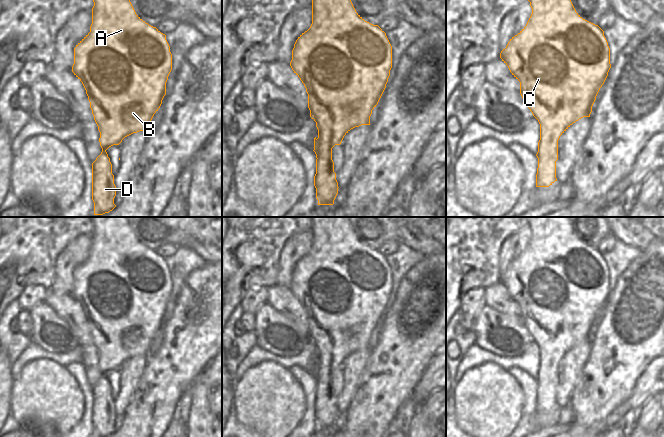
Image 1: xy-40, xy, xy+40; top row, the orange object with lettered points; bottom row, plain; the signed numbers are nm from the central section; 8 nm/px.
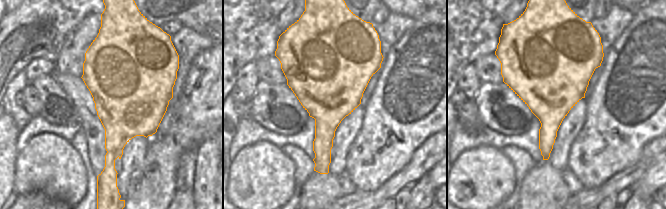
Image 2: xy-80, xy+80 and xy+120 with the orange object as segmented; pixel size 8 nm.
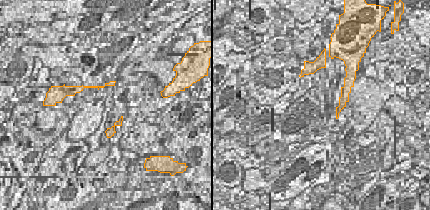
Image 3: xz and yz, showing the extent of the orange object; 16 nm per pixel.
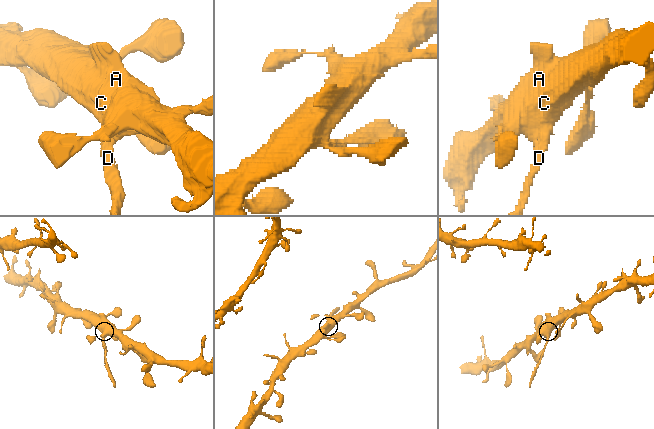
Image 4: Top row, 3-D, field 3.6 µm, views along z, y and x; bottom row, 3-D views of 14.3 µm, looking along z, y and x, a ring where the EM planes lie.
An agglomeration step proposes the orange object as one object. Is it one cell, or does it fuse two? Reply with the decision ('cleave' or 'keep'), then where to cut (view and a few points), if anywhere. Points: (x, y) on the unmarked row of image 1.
cleave; cut in xy+40 along (538, 382), (549, 378), (556, 384)

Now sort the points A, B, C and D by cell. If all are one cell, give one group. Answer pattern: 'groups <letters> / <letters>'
groups A B C / D

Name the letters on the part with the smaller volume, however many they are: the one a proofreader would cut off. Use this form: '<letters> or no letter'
D

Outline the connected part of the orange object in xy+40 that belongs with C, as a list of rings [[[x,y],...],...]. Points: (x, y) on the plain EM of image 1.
[[[526,217],[532,238],[526,250],[510,263],[500,282],[520,306],[520,318],[540,348],[538,383],[546,378],[558,384],[558,364],[576,345],[590,341],[596,320],[604,308],[610,288],[610,272],[604,255],[583,243],[575,234],[568,217]]]

